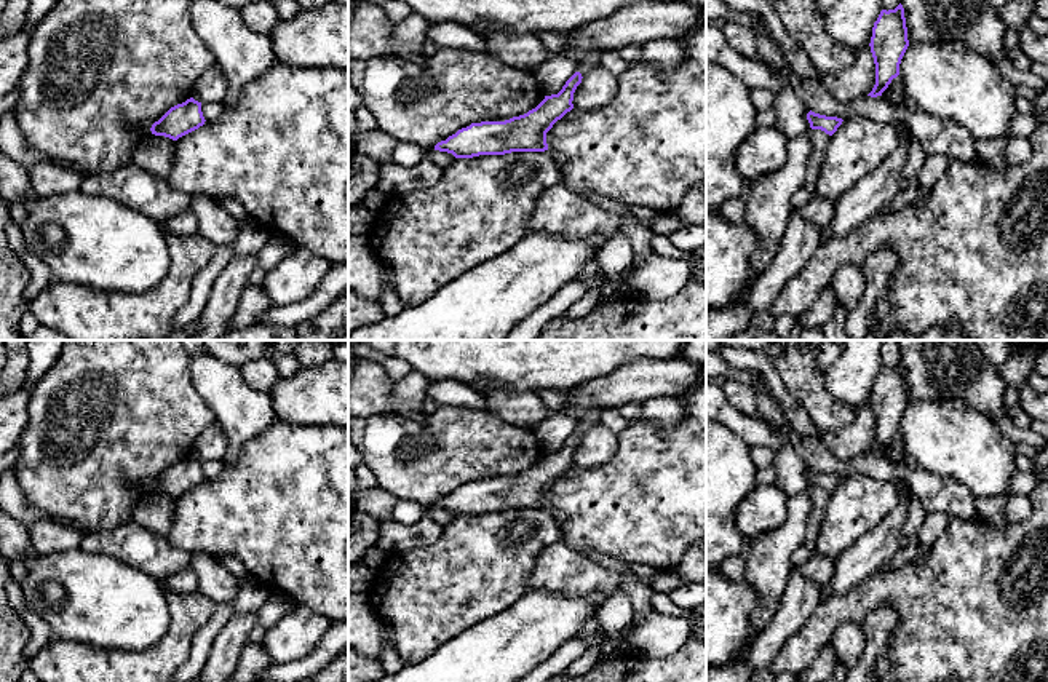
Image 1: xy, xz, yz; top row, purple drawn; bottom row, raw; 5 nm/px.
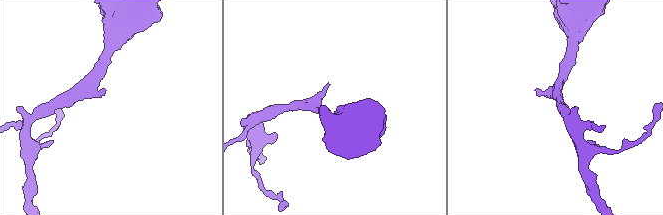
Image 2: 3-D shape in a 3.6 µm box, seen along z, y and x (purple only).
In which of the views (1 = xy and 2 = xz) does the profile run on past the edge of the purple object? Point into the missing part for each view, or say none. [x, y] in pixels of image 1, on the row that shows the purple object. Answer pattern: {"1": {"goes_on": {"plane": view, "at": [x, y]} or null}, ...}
{"1": {"goes_on": null}, "2": {"goes_on": null}}

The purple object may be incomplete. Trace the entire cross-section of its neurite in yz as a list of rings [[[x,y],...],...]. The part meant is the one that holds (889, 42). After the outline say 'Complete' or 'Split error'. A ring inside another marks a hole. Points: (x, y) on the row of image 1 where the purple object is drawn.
[[[901,3],[895,10],[880,11],[872,27],[869,46],[875,64],[875,85],[867,96],[877,97],[899,75],[899,64],[909,46]]]. Complete

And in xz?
[[[575,72],[558,94],[545,99],[524,115],[505,121],[471,123],[435,145],[435,150],[452,153],[455,158],[479,155],[505,155],[511,152],[548,150],[546,133],[574,109],[574,93],[582,83]]]. Complete

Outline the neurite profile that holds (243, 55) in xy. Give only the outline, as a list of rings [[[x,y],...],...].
[[[190,0],[195,32],[227,78],[224,107],[236,104],[243,88],[275,65],[272,42],[251,30],[240,10],[219,0]]]

